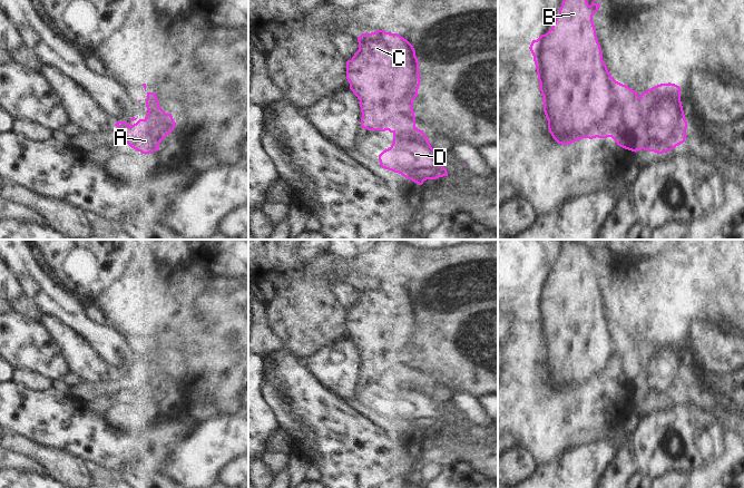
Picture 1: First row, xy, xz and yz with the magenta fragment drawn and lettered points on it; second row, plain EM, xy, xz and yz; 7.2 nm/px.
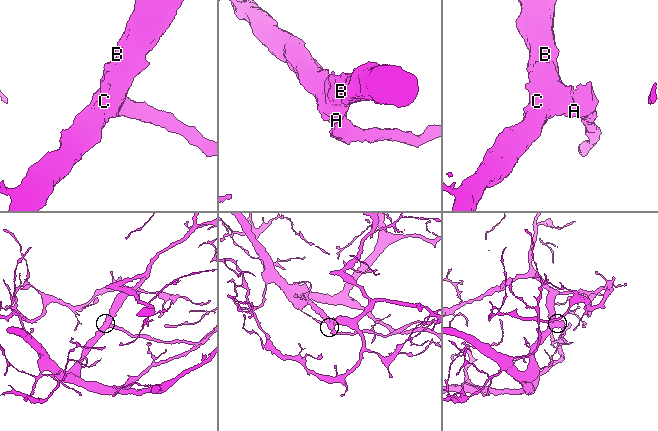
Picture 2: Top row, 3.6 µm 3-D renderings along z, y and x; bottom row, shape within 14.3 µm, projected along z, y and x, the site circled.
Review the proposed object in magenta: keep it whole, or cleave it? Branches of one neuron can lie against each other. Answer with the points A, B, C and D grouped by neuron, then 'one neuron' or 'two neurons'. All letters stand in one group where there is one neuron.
A B C / D | two neurons

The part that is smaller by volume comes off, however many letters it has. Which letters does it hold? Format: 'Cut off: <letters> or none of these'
Cut off: D

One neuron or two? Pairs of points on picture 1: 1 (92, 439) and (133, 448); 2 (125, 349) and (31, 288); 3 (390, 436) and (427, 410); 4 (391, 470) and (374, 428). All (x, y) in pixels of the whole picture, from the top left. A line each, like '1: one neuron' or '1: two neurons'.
1: one neuron
2: one neuron
3: two neurons
4: one neuron

